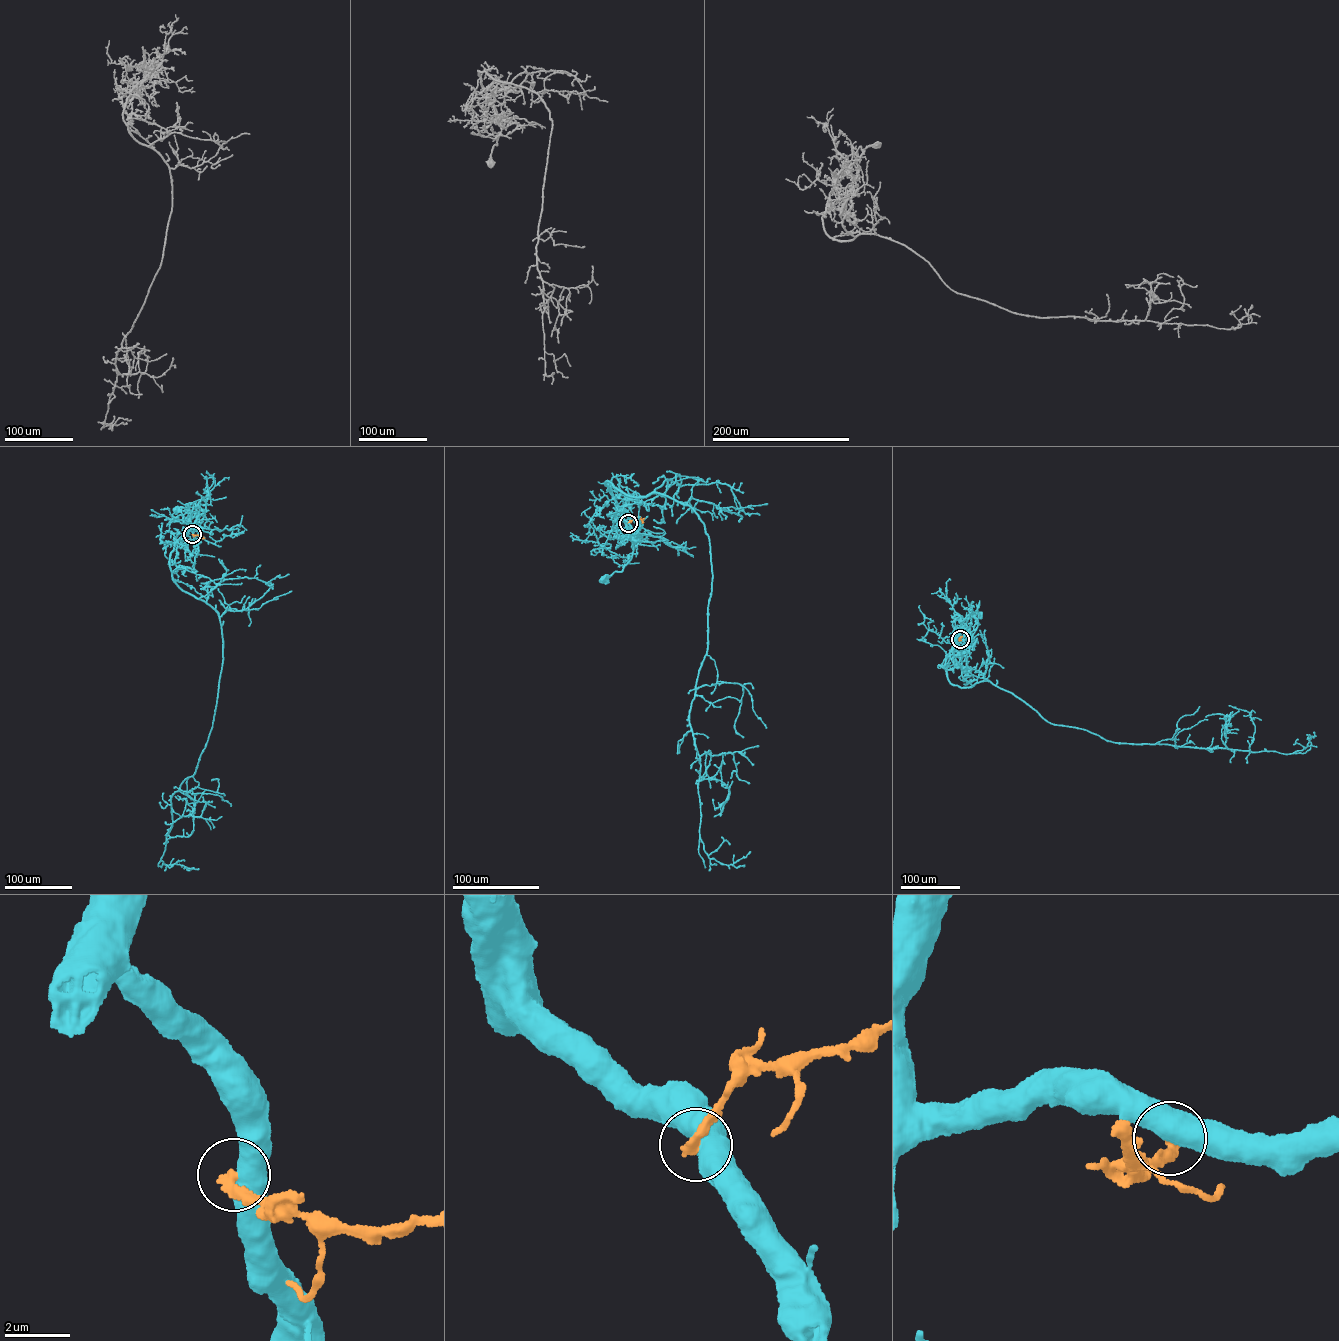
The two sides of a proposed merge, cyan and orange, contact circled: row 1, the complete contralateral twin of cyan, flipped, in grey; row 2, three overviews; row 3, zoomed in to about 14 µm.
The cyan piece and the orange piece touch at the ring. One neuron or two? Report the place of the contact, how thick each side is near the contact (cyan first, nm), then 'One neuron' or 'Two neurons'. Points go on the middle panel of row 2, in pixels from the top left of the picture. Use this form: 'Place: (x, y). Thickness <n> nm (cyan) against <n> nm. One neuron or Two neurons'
Place: (628, 523). Thickness 650 nm (cyan) against 360 nm. Two neurons

